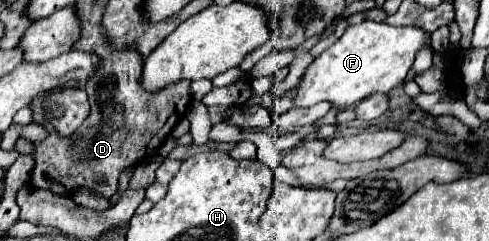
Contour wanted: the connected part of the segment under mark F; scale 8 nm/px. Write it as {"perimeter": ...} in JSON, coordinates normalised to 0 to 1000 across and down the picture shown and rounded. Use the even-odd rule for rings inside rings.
{"perimeter":[[[761,83],[712,108],[708,133],[630,274],[601,440],[638,440],[671,415],[683,440],[703,448],[761,398],[765,382],[793,390],[826,340],[851,224],[875,191],[879,133],[855,108],[798,108],[789,91]]]}

